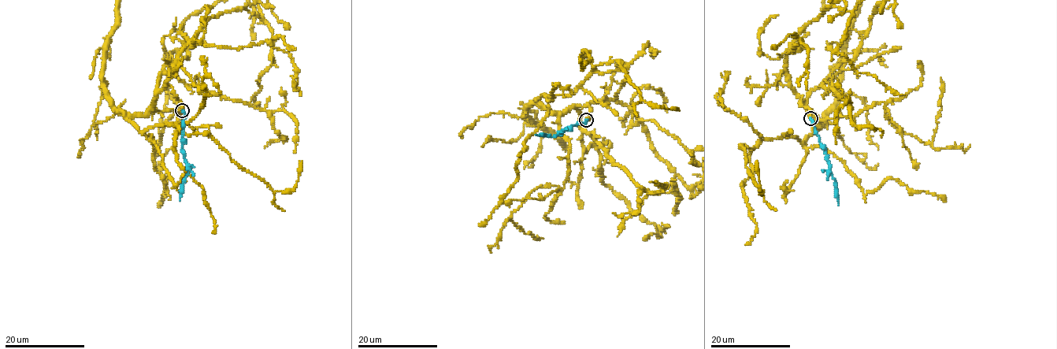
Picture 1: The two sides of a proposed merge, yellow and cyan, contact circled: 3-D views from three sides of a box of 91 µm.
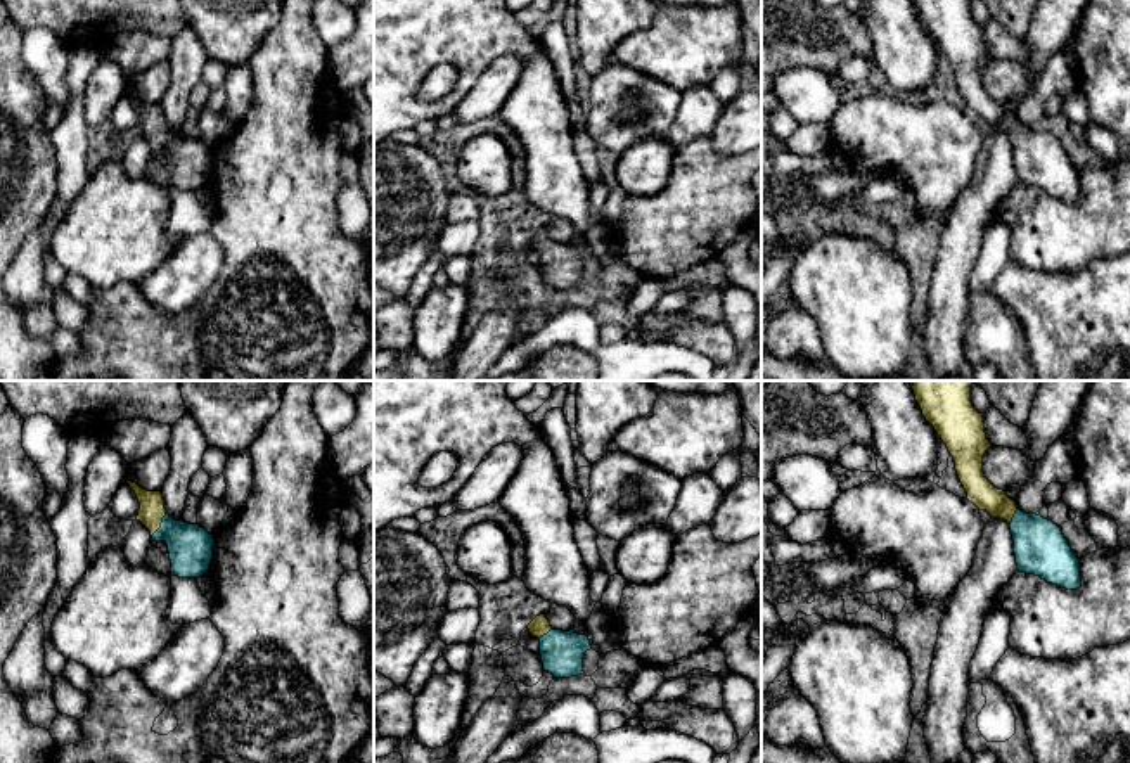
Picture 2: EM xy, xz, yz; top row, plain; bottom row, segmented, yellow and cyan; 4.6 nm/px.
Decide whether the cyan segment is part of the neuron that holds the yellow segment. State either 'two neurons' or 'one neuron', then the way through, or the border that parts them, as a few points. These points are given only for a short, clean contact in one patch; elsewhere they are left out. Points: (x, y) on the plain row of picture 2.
one neuron | across xy (151, 125), (160, 137), (177, 146), (191, 160)

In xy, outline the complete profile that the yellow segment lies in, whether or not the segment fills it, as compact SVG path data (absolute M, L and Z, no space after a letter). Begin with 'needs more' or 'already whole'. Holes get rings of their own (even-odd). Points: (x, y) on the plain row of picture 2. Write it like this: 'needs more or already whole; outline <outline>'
needs more; outline M126 95L140 116L137 133L151 144L154 154L164 152L168 157L171 189L199 190L208 185L213 171L213 147L199 137L175 133L164 121L161 104L147 104L137 95Z

